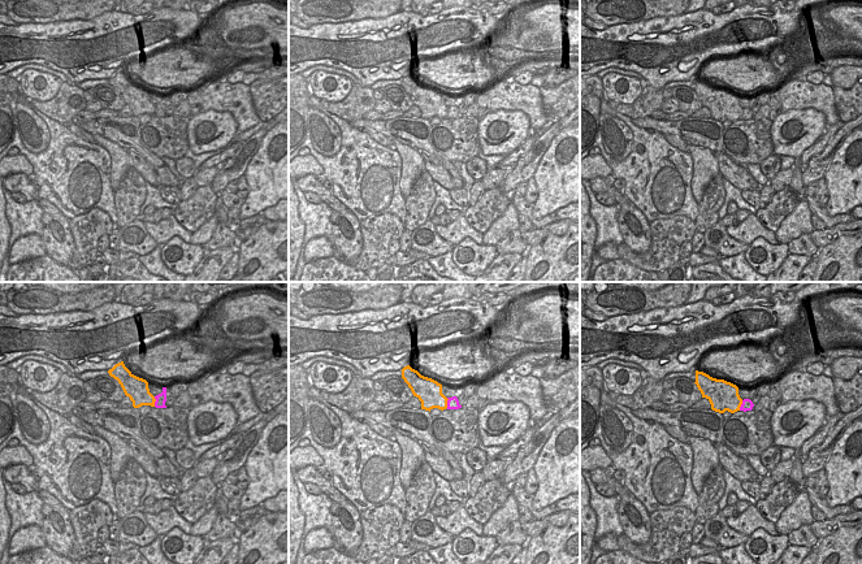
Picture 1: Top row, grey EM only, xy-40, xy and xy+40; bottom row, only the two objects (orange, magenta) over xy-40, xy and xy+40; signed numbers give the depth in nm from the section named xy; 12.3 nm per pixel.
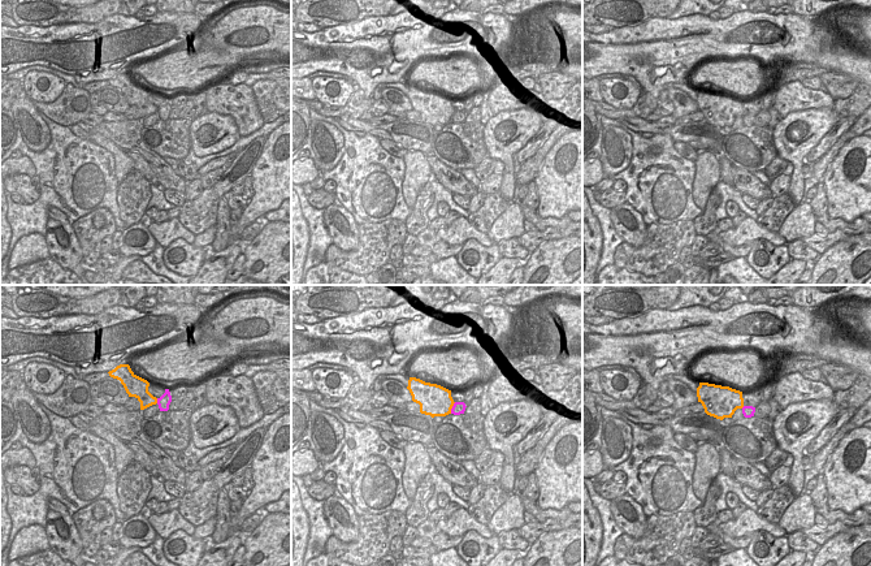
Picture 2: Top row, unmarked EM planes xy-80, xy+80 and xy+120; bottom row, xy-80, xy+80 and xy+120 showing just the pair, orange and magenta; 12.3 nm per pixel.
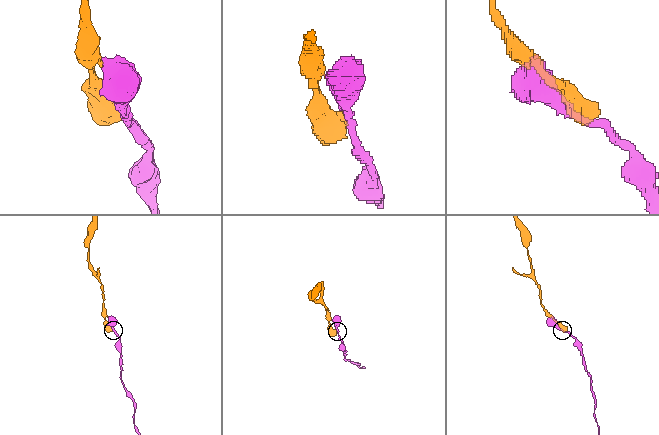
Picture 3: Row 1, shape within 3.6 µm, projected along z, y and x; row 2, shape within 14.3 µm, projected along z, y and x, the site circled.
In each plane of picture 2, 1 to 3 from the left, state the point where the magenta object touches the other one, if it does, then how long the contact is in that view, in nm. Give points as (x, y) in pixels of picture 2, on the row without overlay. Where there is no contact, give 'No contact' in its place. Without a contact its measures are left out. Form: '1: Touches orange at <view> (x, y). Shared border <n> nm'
1: Touches orange at xy-80 (156, 109). Shared border 70 nm
2: Touches orange at xy+80 (451, 116). Shared border 160 nm
3: No contact

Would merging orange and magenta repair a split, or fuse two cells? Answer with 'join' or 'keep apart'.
join

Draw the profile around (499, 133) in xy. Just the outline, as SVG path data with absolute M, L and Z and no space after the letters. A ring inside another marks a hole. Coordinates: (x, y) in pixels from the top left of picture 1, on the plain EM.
M495 110L478 122L478 142L485 156L508 155L530 134L529 117L521 110Z

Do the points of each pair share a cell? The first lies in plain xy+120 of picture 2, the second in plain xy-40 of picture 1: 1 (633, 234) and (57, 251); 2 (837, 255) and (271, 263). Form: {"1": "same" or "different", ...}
{"1": "same", "2": "same"}

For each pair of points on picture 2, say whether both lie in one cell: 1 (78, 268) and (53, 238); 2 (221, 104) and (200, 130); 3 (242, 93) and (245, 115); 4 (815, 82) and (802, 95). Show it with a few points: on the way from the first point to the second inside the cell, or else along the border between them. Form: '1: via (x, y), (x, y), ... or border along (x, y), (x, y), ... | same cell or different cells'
1: via (72, 260), (60, 246) | same cell
2: border along (208, 111), (228, 113), (238, 132) | different cells
3: via (242, 98), (243, 109) | same cell
4: border along (801, 82), (818, 90) | different cells

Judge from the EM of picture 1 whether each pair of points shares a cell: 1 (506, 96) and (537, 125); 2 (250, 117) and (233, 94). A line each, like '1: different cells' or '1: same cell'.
1: same cell
2: same cell

